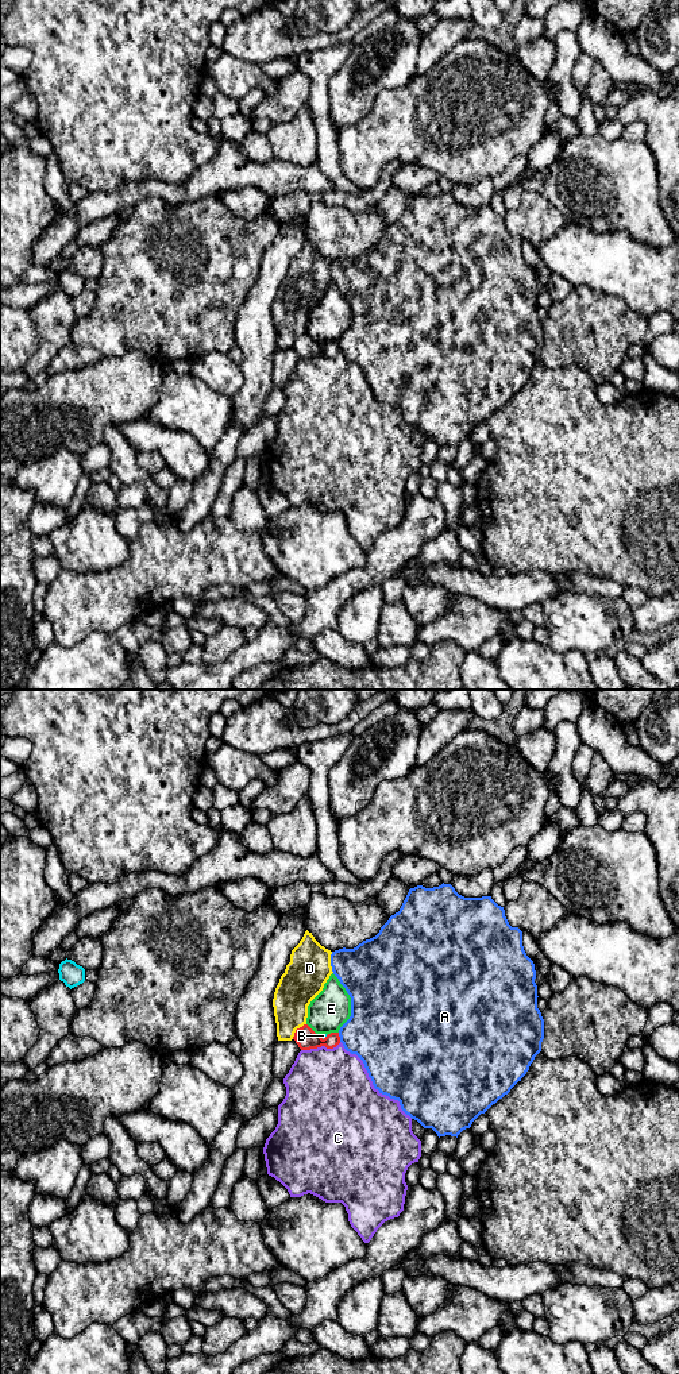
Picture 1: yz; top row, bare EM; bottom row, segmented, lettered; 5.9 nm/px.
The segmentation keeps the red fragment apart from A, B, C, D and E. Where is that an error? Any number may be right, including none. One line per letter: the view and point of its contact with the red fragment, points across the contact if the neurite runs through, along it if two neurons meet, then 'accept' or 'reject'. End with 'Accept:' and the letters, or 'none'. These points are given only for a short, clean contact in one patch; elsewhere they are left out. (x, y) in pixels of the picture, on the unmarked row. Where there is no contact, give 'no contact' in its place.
A: contact yz (339, 346); reject
B: contact yz (321, 347); reject
C: contact yz (320, 355); reject
D: contact yz (296, 339); reject
E: contact yz (312, 339); border yz (307, 332), (319, 344); reject
Accept: none

